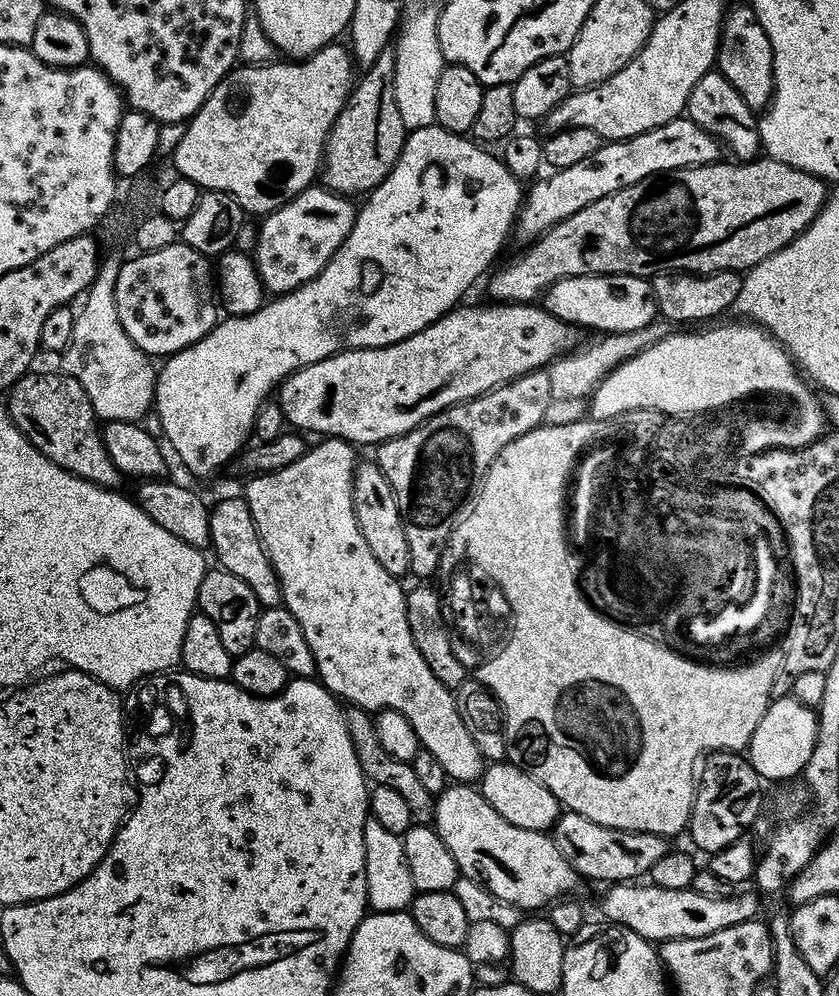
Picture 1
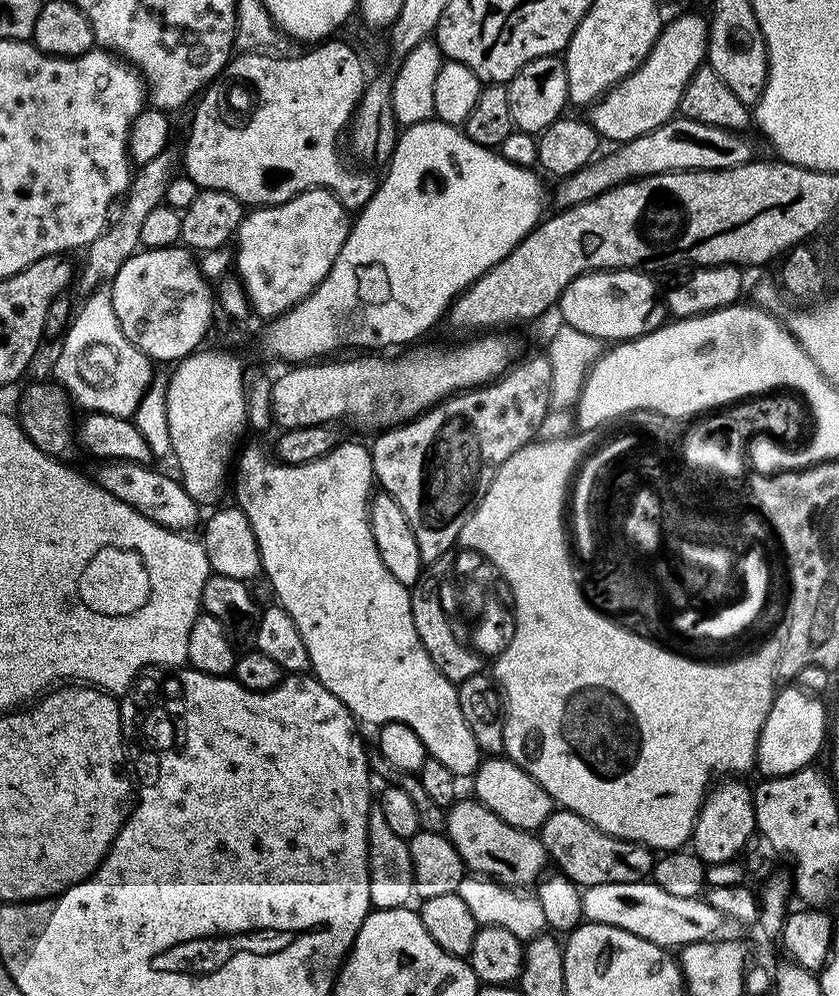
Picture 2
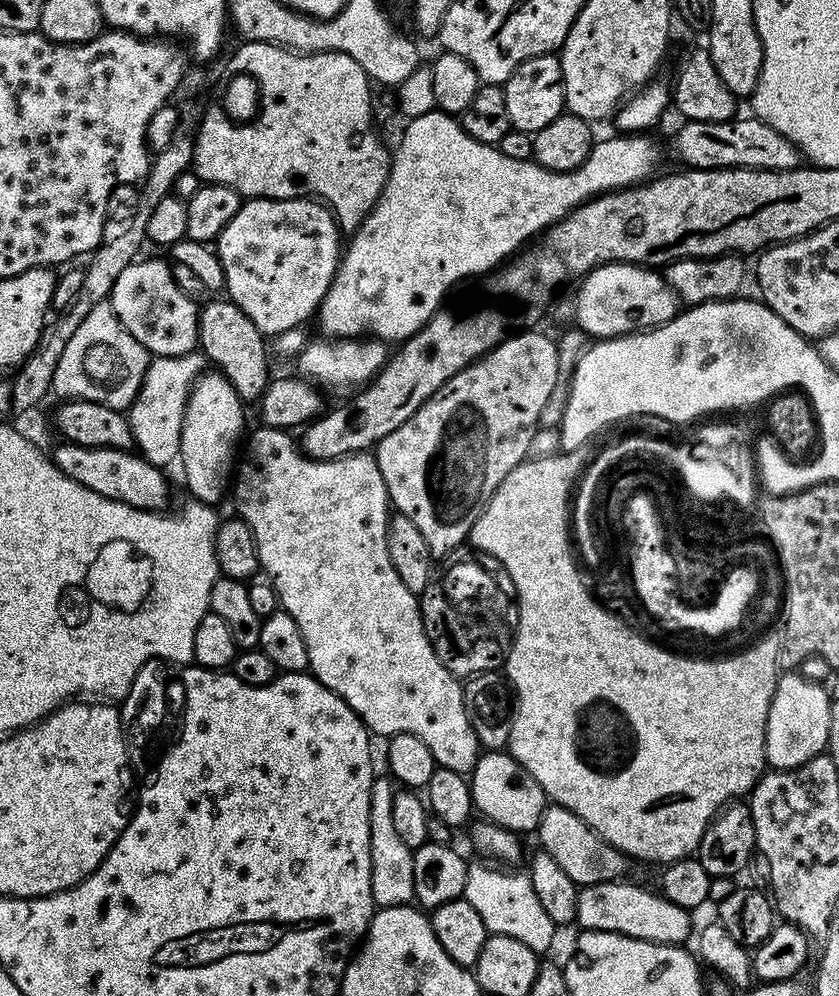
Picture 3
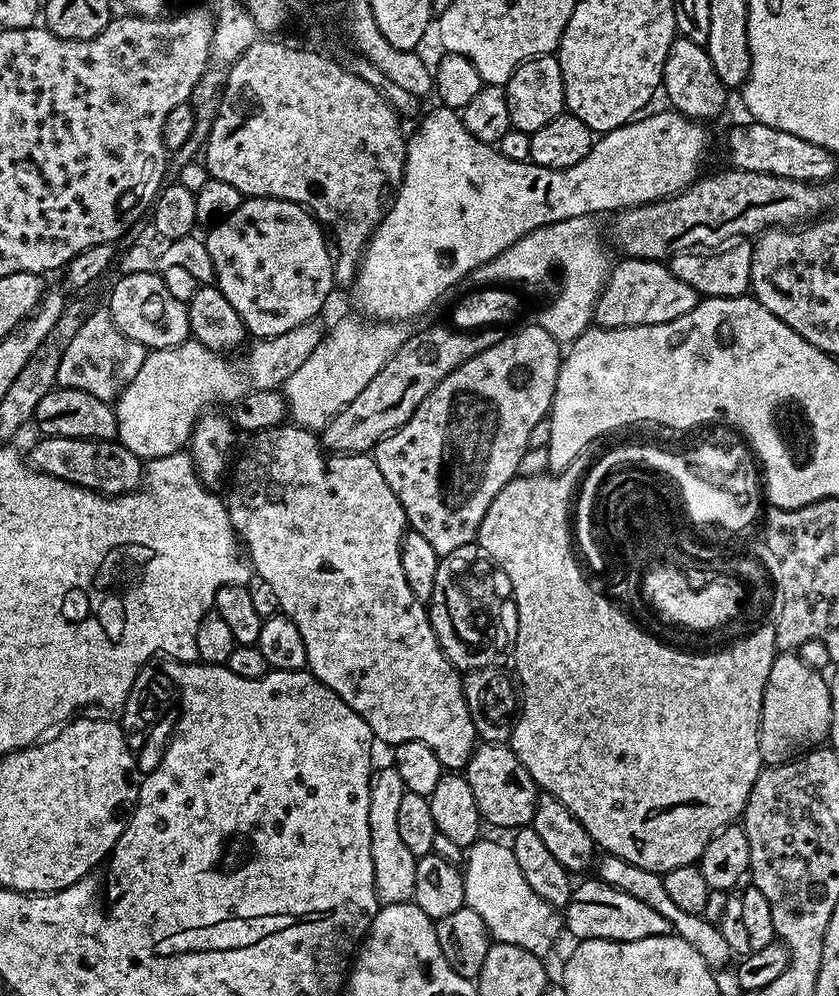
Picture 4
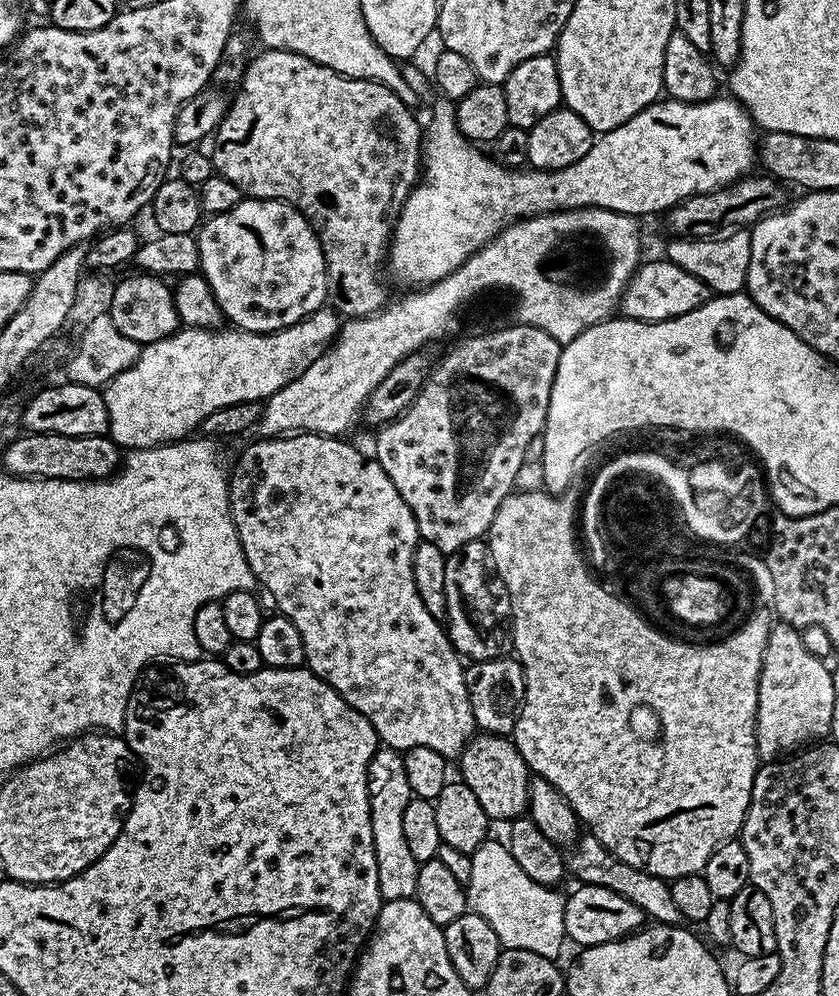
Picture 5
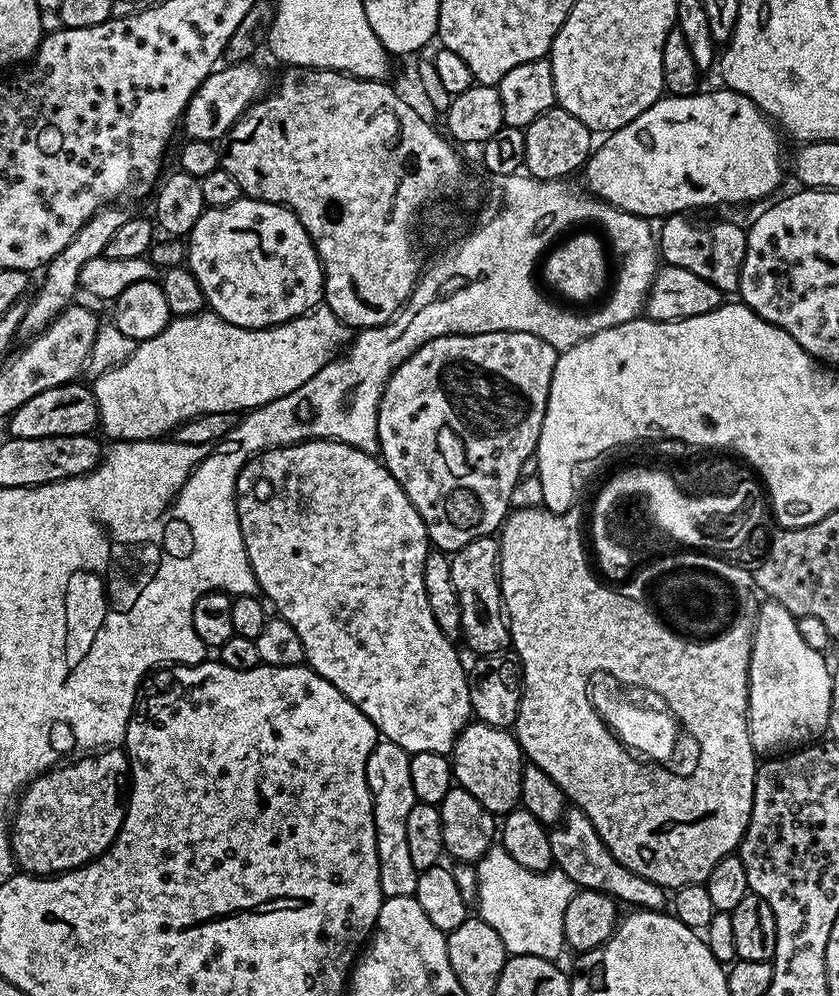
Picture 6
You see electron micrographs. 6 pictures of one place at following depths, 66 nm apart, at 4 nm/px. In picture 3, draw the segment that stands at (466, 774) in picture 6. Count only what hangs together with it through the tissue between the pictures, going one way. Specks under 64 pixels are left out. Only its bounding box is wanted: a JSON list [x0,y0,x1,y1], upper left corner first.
[470,750,546,834]

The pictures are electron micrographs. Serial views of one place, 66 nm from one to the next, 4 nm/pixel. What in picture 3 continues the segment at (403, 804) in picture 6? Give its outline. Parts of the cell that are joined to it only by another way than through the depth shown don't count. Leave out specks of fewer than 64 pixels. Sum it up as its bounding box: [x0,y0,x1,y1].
[370,779,414,908]

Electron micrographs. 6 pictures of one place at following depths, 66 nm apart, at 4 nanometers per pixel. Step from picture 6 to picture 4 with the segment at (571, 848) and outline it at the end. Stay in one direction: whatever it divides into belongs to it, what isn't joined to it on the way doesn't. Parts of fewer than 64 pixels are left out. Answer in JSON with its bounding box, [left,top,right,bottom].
[597,854,734,970]

